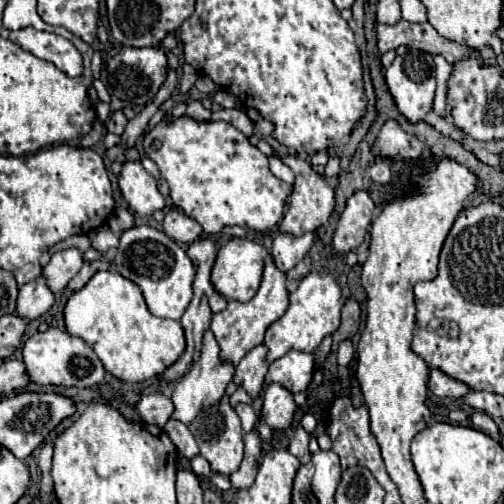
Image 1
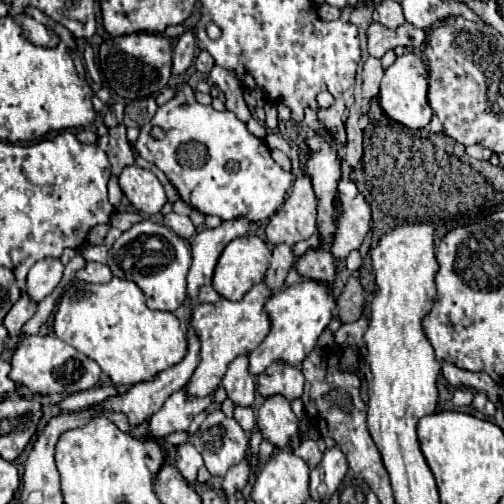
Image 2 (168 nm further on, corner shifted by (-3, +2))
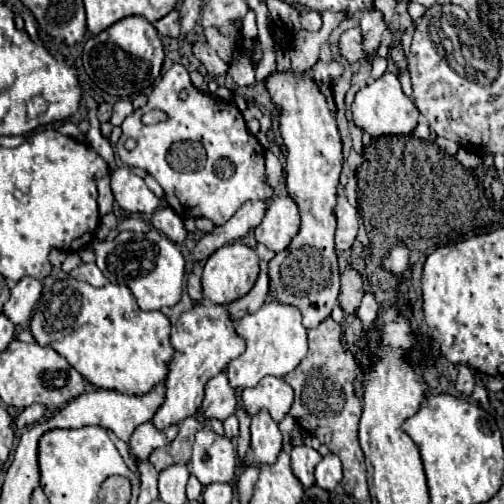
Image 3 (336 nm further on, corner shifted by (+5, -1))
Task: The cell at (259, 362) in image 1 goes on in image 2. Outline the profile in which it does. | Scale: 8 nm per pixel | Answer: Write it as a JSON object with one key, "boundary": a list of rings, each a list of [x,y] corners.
{"boundary":[[[246,355],[236,357],[228,365],[228,371],[226,371],[224,379],[222,379],[222,387],[226,389],[228,399],[236,407],[250,407],[252,405],[256,385],[254,385],[254,377],[248,371],[248,357]]]}

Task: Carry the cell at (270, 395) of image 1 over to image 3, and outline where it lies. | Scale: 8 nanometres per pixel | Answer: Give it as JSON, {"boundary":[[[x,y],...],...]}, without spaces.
{"boundary":[[[260,410],[252,416],[250,434],[252,440],[248,448],[248,464],[274,464],[278,452],[282,450],[282,432],[268,410]]]}

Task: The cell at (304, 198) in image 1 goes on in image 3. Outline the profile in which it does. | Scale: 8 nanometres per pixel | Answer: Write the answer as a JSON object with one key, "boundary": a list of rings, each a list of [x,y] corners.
{"boundary":[[[278,196],[268,204],[264,220],[254,228],[256,240],[268,250],[282,252],[300,230],[300,212],[292,196]]]}

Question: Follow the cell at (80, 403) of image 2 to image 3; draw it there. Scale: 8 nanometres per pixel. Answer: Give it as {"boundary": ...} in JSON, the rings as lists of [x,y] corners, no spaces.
{"boundary":[[[32,404],[32,406],[28,406],[28,408],[16,418],[16,426],[18,426],[18,428],[30,426],[30,424],[38,422],[38,420],[44,418],[44,416],[46,416],[46,406],[42,406],[42,404]]]}

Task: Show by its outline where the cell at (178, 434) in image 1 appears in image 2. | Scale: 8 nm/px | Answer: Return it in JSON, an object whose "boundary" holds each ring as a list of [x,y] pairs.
{"boundary":[[[182,443],[176,453],[176,469],[180,469],[180,475],[190,485],[196,485],[196,473],[202,467],[202,455],[194,449],[192,443]]]}

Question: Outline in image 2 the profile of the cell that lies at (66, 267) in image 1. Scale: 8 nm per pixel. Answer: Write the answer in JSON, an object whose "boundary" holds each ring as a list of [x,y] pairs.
{"boundary":[[[60,259],[38,261],[28,271],[24,293],[28,293],[28,297],[32,297],[32,301],[40,303],[44,297],[48,297],[56,289],[56,285],[62,279],[62,271],[64,271],[64,265],[60,263]]]}

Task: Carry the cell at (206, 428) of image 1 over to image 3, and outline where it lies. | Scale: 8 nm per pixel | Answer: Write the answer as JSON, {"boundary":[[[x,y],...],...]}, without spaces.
{"boundary":[[[202,428],[196,432],[188,468],[204,486],[212,482],[230,482],[236,472],[236,450],[232,440]]]}

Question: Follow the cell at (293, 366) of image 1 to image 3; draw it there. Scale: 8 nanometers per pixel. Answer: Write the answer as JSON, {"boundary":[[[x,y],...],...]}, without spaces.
{"boundary":[[[266,376],[264,380],[260,380],[258,386],[242,390],[242,404],[248,414],[268,410],[276,422],[280,422],[282,416],[288,414],[292,402],[294,392],[290,384],[284,382],[284,378]]]}

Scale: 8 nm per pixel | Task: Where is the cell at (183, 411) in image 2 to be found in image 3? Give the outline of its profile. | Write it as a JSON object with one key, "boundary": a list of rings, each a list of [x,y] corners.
{"boundary":[[[152,422],[140,424],[130,438],[130,454],[142,462],[148,460],[148,454],[160,446],[168,446],[178,434],[178,424],[172,424],[166,430],[158,430]]]}

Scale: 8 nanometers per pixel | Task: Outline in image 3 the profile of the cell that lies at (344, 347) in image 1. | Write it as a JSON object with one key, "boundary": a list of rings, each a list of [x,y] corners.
{"boundary":[[[364,294],[362,304],[356,310],[356,316],[360,318],[360,322],[374,322],[376,320],[376,312],[378,312],[378,304],[374,300],[374,294]]]}

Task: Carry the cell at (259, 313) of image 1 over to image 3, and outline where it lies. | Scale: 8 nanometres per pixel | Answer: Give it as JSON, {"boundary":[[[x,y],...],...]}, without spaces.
{"boundary":[[[194,304],[190,310],[182,312],[178,322],[172,326],[170,342],[174,346],[174,356],[170,364],[170,372],[166,376],[166,400],[154,414],[152,422],[156,428],[164,430],[170,424],[176,424],[200,408],[204,400],[206,382],[220,374],[230,360],[238,358],[246,350],[246,342],[236,332],[236,320],[228,314],[226,306],[214,304]]]}

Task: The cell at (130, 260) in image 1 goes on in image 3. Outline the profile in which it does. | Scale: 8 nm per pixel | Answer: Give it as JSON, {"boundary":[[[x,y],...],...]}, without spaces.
{"boundary":[[[150,230],[146,234],[142,232],[120,232],[114,240],[102,240],[102,242],[92,242],[90,244],[92,252],[96,254],[96,266],[102,270],[102,274],[110,280],[110,282],[118,282],[118,284],[126,284],[138,306],[142,310],[162,310],[164,306],[174,306],[180,296],[182,296],[182,284],[184,284],[184,256],[178,250],[178,246],[168,240],[164,234],[160,234],[158,230]]]}

